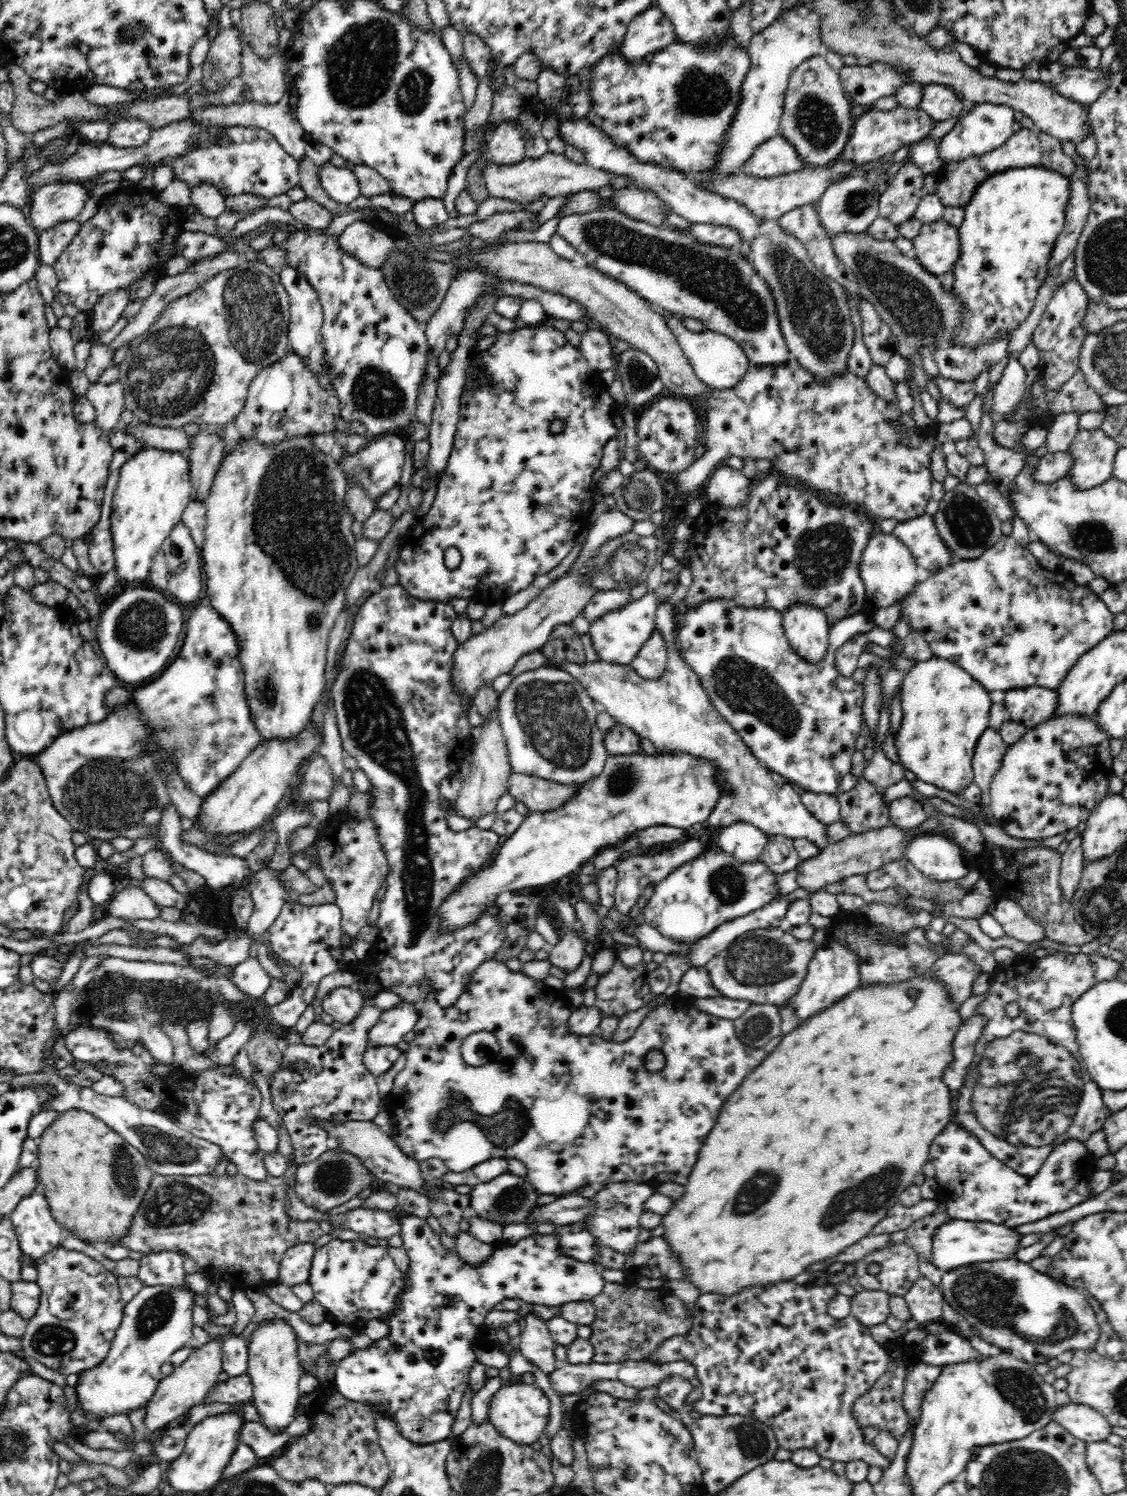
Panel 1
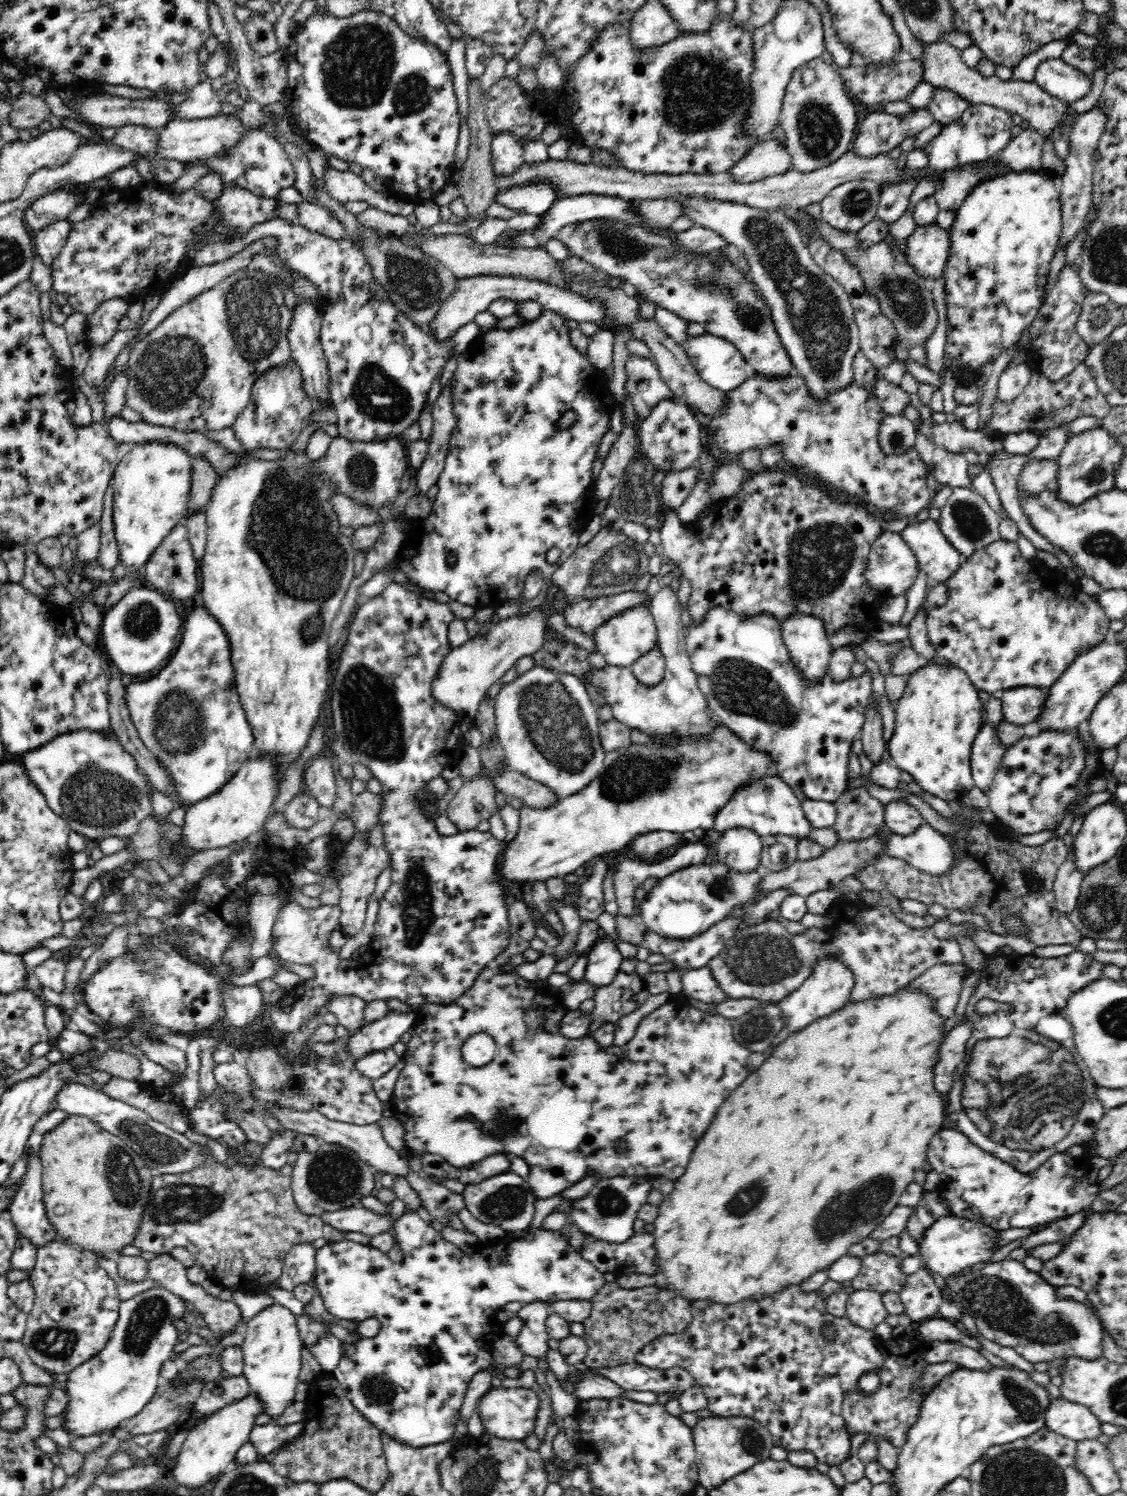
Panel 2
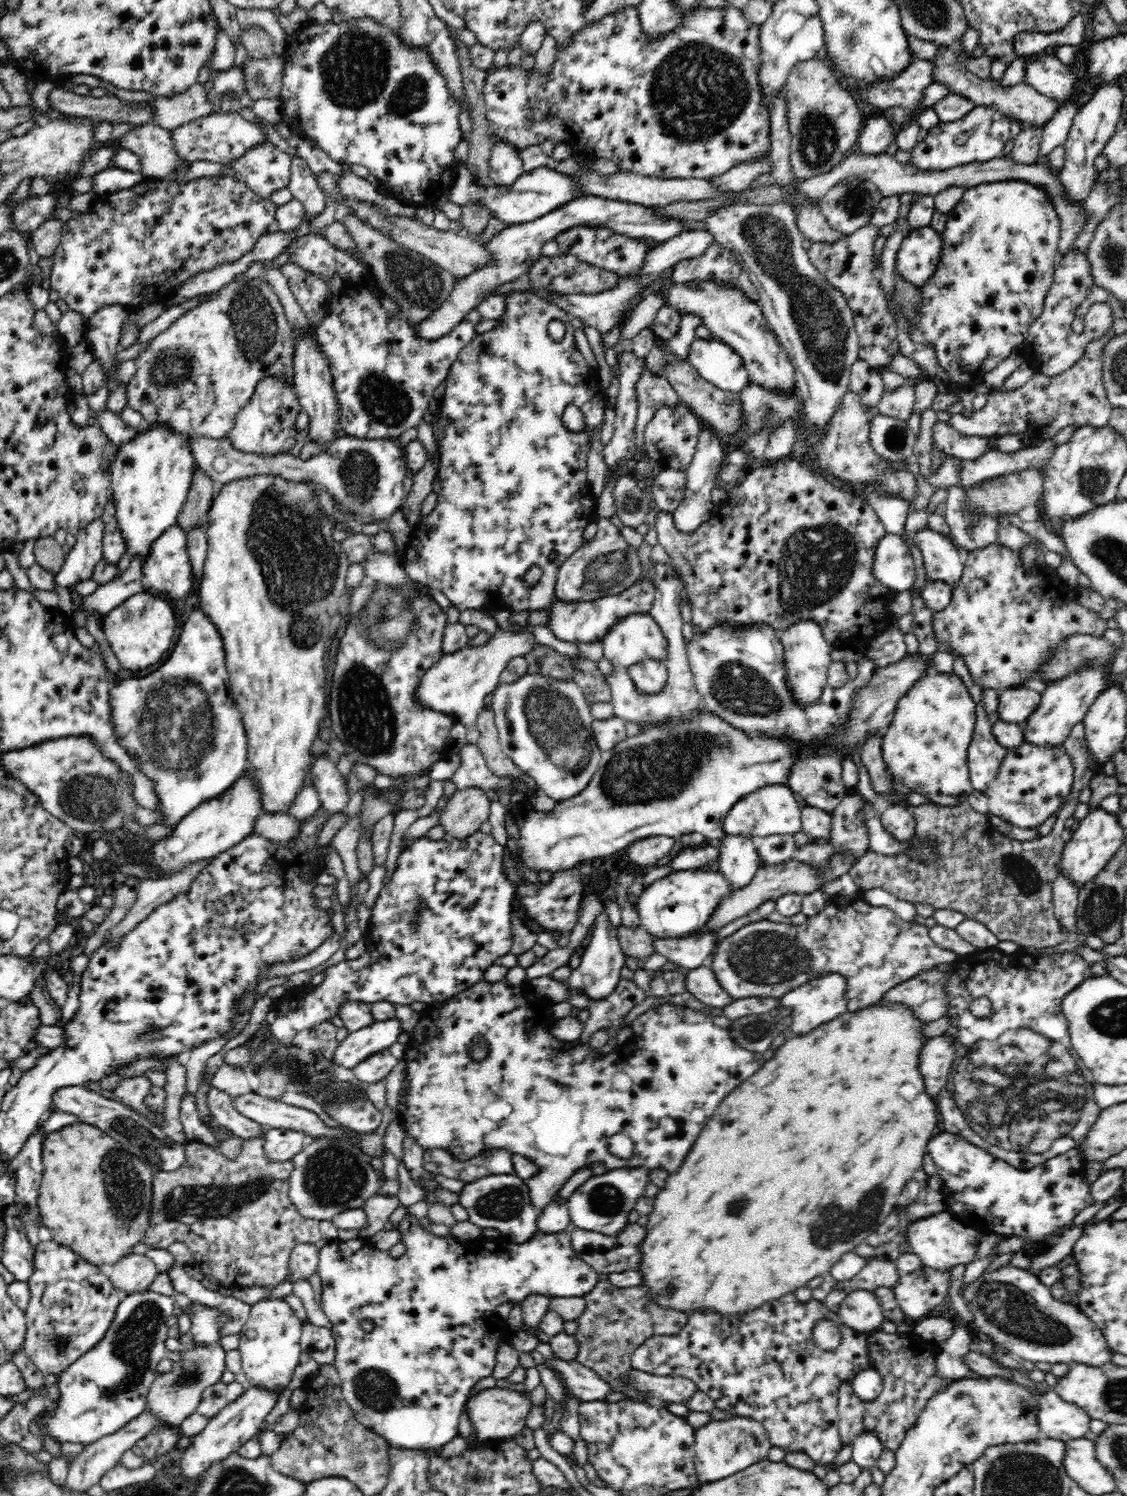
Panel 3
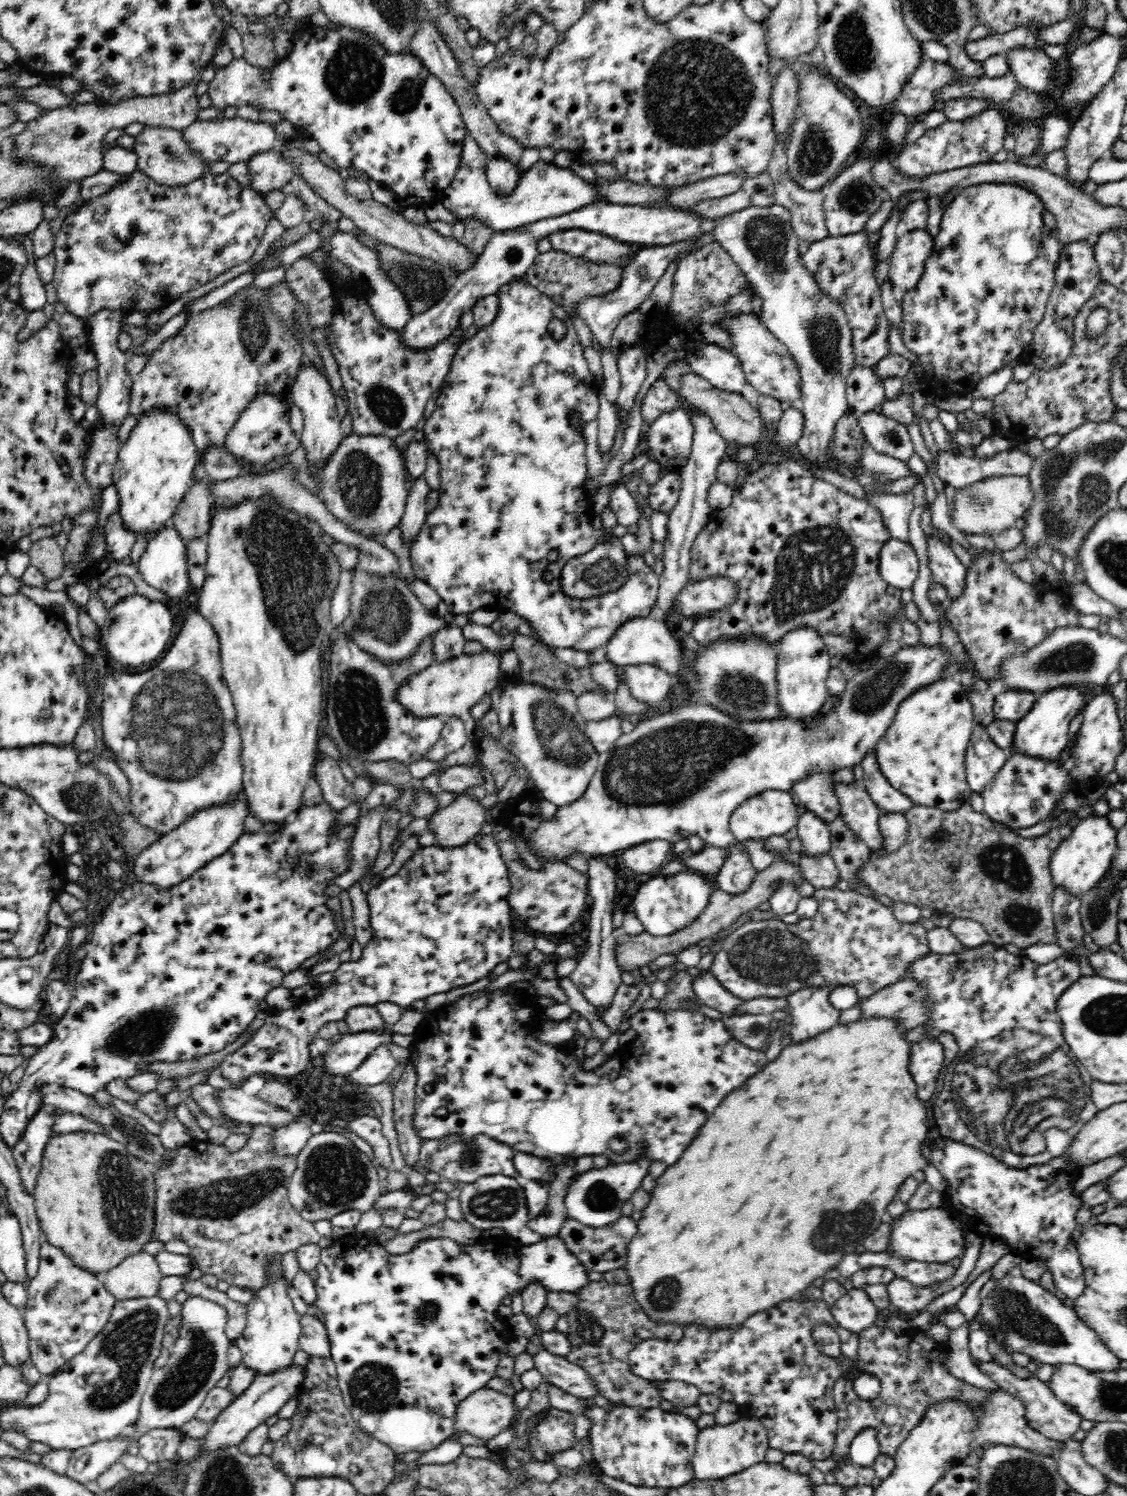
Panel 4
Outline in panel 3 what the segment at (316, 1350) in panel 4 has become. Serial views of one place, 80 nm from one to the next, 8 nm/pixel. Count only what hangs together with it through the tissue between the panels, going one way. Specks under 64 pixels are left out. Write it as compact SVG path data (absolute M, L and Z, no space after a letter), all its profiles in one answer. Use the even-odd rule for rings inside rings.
M310 1321L302 1322L300 1346L303 1352L307 1352L312 1356L318 1364L333 1364L334 1337L329 1328L312 1325Z

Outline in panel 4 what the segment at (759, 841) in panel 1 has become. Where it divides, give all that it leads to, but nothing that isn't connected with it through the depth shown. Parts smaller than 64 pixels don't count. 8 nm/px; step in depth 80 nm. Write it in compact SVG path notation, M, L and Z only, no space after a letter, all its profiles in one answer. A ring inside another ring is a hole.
M739 842L729 847L729 855L714 878L717 888L730 895L746 892L757 875L746 848Z

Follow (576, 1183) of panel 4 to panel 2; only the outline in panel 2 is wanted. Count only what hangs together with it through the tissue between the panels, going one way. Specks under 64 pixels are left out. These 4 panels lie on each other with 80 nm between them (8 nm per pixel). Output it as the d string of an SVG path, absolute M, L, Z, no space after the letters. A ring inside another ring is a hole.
M644 1175L602 1177L586 1195L570 1200L567 1213L570 1220L583 1233L620 1244L634 1234L634 1218L637 1217L638 1208L647 1202L650 1190L652 1190L650 1178Z

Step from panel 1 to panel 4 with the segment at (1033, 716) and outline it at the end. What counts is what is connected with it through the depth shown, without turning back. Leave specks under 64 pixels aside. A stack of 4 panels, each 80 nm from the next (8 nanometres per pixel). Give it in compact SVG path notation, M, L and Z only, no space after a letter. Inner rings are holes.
M1008 690L998 694L993 707L994 718L998 720L1011 720L1017 722L1030 711L1036 703L1038 696L1030 692Z

